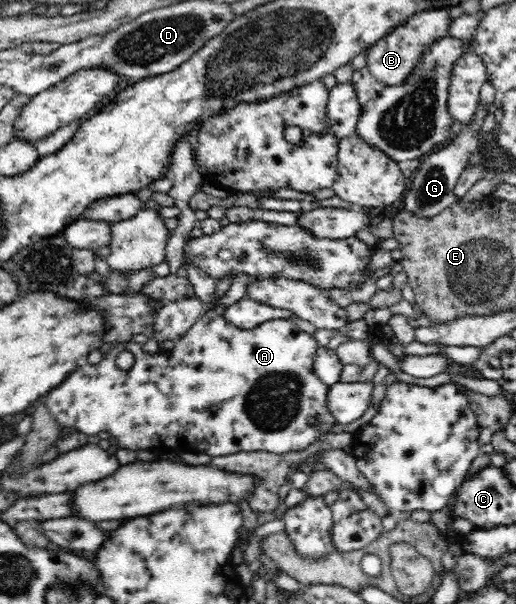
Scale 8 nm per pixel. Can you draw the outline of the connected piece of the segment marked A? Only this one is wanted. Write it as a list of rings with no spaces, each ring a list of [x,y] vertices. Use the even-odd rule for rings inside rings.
[[[205,308],[203,314],[194,325],[178,340],[171,351],[160,351],[158,354],[150,355],[141,350],[141,346],[135,341],[123,344],[119,342],[117,347],[110,350],[103,359],[95,366],[86,362],[63,380],[63,383],[49,393],[49,399],[43,401],[43,405],[51,412],[62,427],[75,427],[77,432],[89,435],[102,434],[113,435],[118,441],[120,448],[136,452],[140,449],[151,449],[151,447],[175,447],[177,451],[199,451],[207,455],[231,455],[240,451],[268,451],[283,455],[292,451],[303,451],[309,445],[319,441],[325,435],[331,433],[336,425],[336,419],[331,415],[327,407],[327,396],[330,386],[315,373],[314,363],[318,347],[317,340],[313,337],[312,330],[305,332],[289,319],[269,319],[263,321],[258,327],[241,330],[231,324],[227,324],[225,318],[219,311]],[[129,351],[133,354],[134,362],[129,369],[122,370],[117,366],[115,360],[119,353]]]

